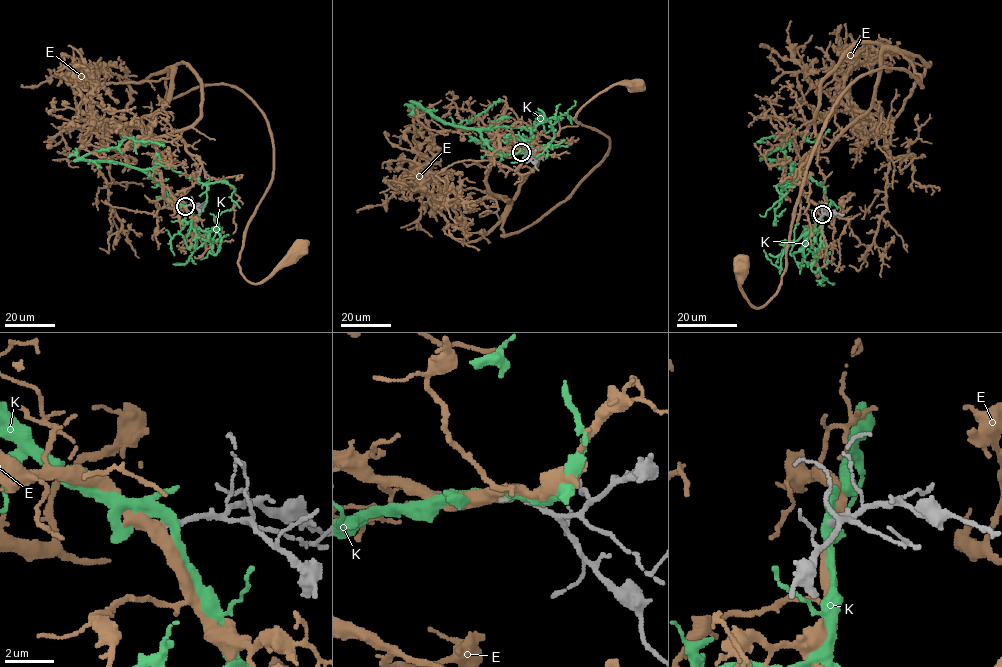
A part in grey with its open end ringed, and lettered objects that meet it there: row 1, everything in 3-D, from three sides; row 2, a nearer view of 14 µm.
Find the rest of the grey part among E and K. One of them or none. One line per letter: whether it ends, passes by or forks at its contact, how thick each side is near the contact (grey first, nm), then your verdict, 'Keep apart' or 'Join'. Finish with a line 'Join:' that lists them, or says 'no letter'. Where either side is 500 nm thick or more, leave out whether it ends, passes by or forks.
E: It passes by. Thickness 240 nm (grey) against 240 nm. Join
K: It passes by. Thickness 240 nm (grey) against 360 nm. Keep apart
Join: E

